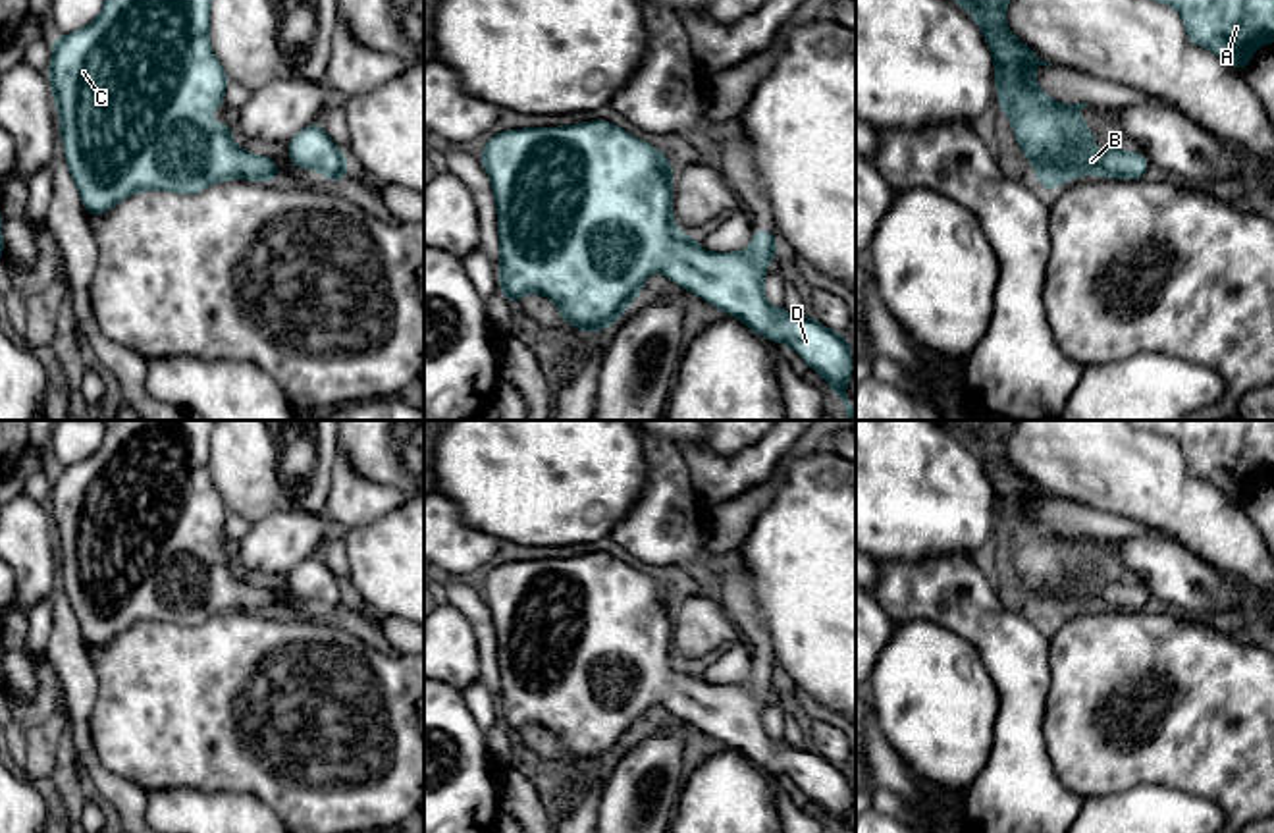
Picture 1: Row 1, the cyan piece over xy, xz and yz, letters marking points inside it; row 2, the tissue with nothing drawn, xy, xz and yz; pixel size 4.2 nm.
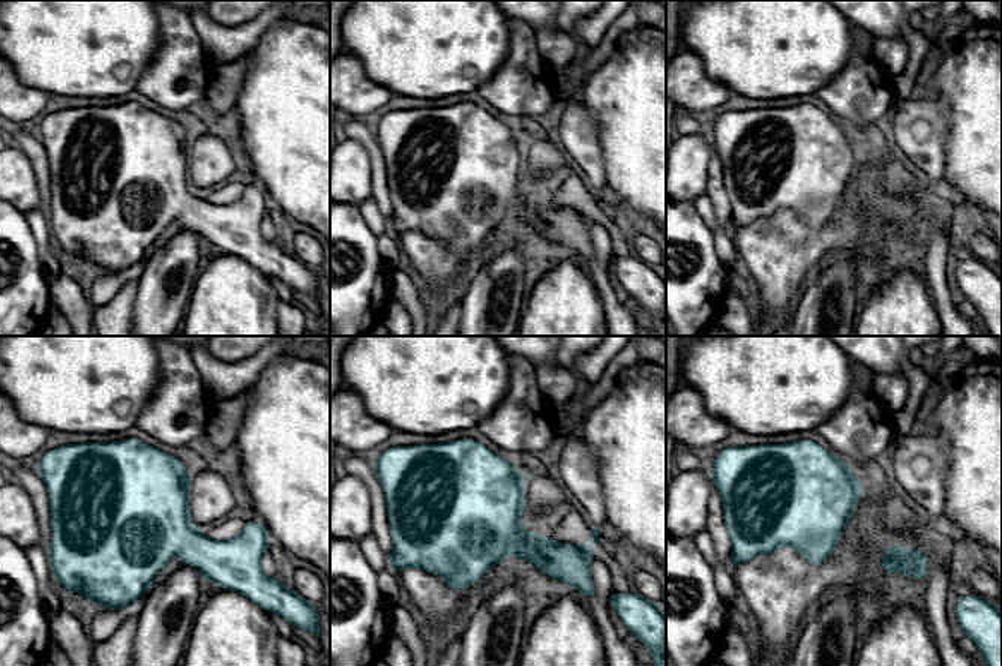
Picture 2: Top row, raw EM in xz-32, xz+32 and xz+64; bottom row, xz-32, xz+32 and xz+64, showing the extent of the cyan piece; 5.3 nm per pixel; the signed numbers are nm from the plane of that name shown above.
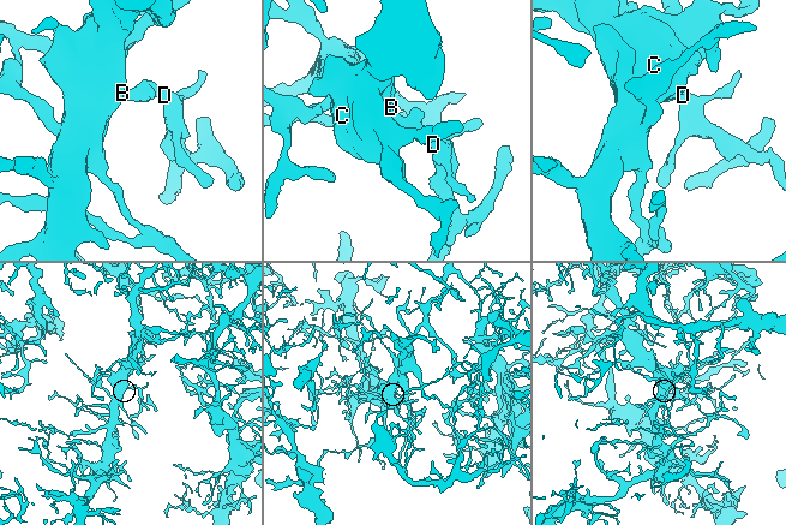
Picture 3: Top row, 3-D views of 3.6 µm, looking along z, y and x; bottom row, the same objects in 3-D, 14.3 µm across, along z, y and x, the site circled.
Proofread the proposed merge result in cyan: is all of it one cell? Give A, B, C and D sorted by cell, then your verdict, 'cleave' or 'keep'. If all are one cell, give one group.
A B C D; keep

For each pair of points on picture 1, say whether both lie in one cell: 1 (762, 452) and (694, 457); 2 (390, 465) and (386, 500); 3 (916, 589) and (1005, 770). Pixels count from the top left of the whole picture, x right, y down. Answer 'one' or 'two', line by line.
1: one
2: two
3: one

